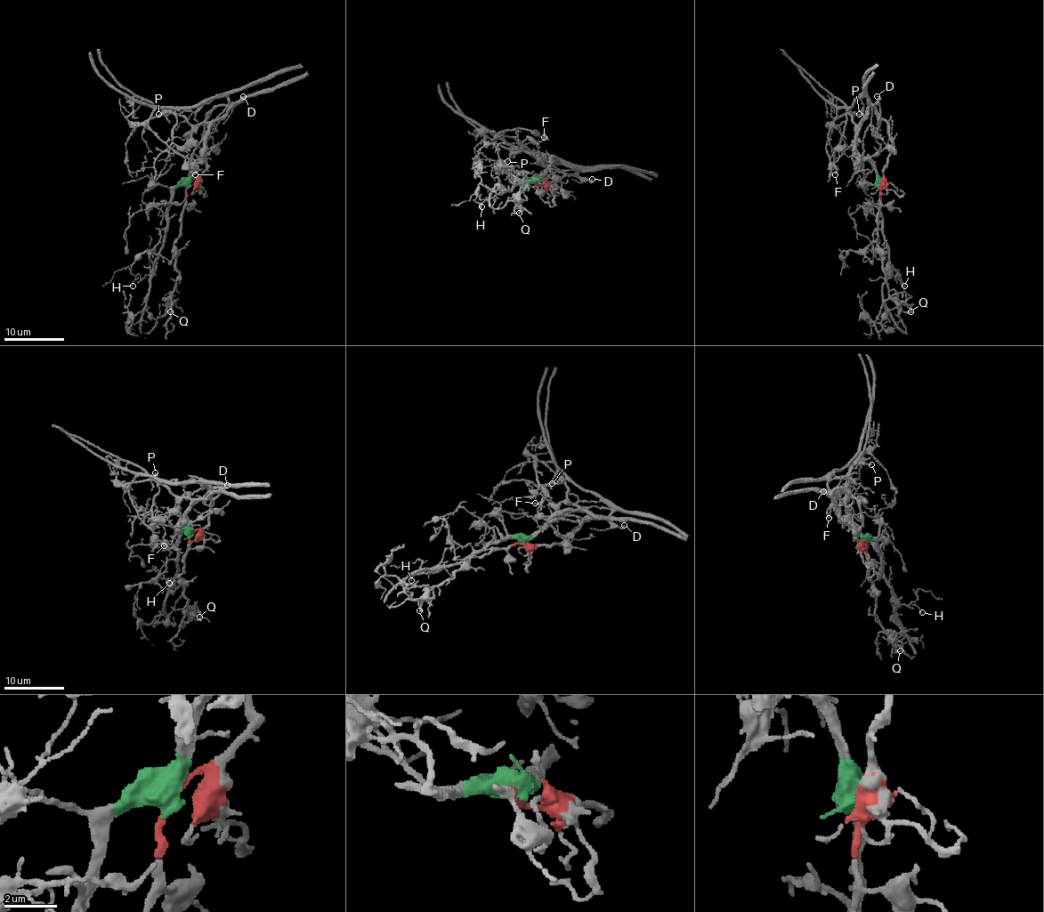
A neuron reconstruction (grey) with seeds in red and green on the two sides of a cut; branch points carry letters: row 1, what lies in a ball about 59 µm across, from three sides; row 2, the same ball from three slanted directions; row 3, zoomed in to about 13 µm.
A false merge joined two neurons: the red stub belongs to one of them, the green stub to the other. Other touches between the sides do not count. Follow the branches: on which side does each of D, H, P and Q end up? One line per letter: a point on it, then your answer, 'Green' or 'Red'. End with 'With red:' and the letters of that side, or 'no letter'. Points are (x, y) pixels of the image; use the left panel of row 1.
D: Place: (243, 96). Red
H: Place: (133, 286). Green
P: Place: (158, 114). Green
Q: Place: (170, 311). Red
With red: D, Q

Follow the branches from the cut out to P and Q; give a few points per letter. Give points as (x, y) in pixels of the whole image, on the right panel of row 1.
P: (882, 187), (876, 168), (855, 147), (855, 133), (860, 125), (849, 114), (860, 114)
Q: (882, 185), (878, 213), (878, 248), (890, 297), (905, 312), (911, 312)

